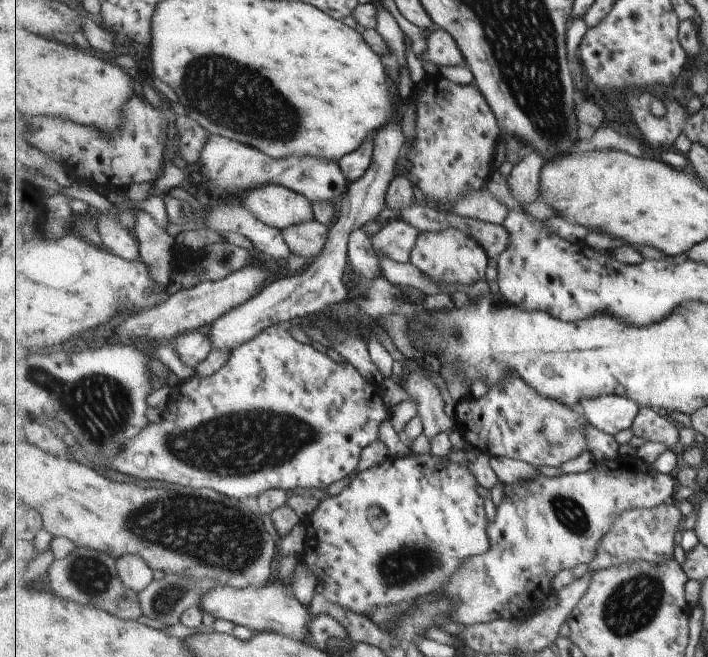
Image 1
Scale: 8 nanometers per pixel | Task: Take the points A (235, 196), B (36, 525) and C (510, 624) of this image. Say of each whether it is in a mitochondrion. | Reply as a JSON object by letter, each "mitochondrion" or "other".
{"A":"other","B":"other","C":"other"}

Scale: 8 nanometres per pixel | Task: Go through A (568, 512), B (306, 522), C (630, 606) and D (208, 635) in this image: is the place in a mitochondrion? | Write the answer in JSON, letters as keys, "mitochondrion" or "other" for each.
{"A":"mitochondrion","B":"other","C":"mitochondrion","D":"other"}

